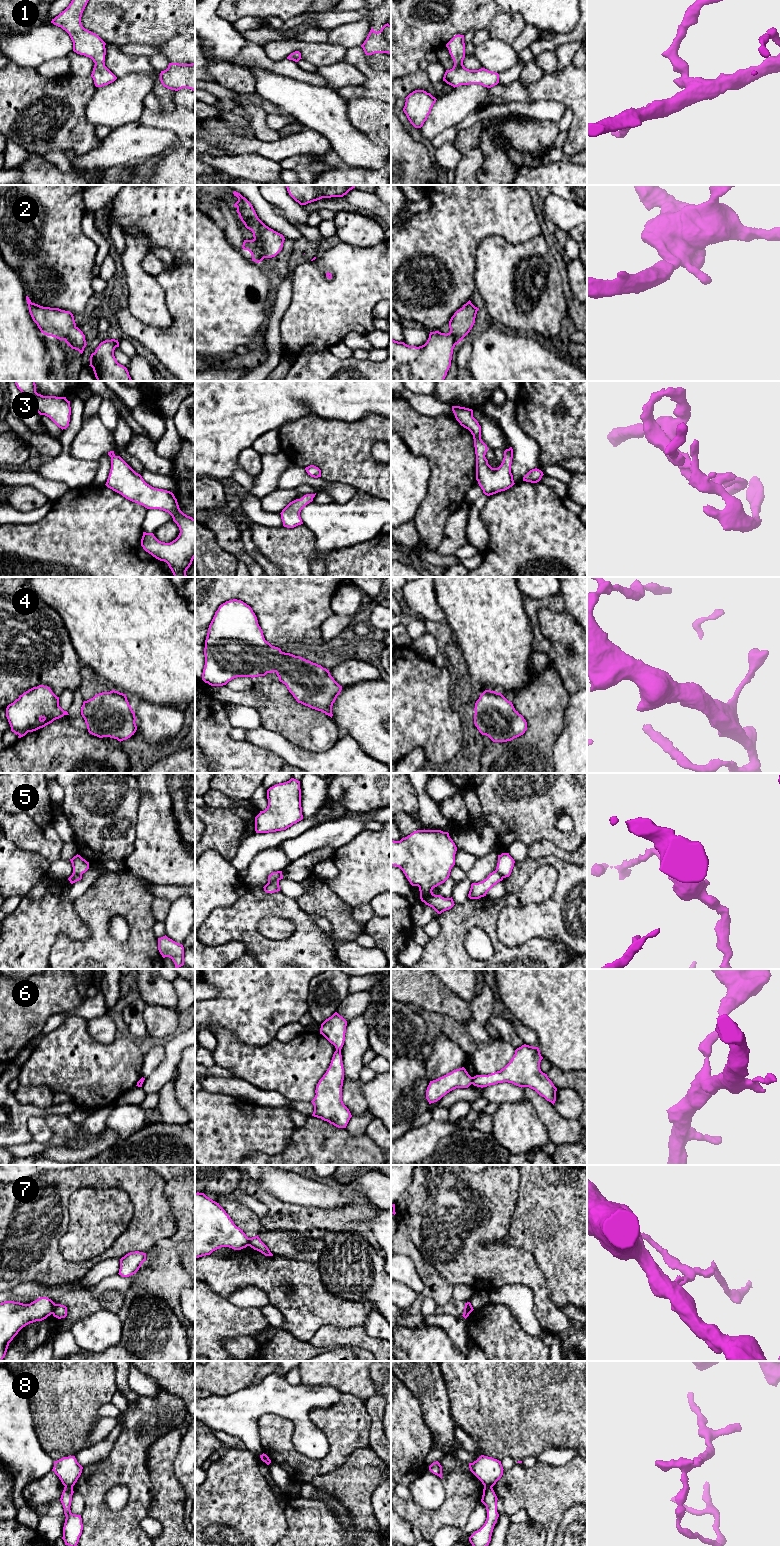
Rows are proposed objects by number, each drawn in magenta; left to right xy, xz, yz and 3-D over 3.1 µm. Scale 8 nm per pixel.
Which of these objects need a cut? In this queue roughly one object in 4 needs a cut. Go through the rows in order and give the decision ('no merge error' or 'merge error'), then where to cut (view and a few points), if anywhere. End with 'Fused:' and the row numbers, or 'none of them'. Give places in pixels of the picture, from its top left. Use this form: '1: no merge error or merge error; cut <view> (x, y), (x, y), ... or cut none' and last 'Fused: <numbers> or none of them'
1: no merge error; cut none
2: no merge error; cut none
3: no merge error; cut none
4: no merge error; cut none
5: merge error; cut xz (278, 879), (268, 882)
6: merge error; cut yz (471, 1077), (472, 1083)
7: merge error; cut xy (55, 1304), (51, 1313)
8: merge error; cut xy (65, 1485), (72, 1487)
Fused: 5, 6, 7, 8

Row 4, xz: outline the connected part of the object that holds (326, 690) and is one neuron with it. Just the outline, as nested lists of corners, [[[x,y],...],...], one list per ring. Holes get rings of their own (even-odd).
[[[241,600],[221,604],[209,625],[205,640],[205,665],[202,680],[223,686],[237,677],[258,677],[275,672],[298,703],[321,711],[332,718],[332,706],[342,690],[329,670],[300,656],[282,652],[264,638],[252,608]]]

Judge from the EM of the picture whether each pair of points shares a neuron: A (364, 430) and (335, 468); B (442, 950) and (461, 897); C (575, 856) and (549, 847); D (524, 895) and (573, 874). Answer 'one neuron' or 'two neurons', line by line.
A: one neuron
B: two neurons
C: one neuron
D: two neurons

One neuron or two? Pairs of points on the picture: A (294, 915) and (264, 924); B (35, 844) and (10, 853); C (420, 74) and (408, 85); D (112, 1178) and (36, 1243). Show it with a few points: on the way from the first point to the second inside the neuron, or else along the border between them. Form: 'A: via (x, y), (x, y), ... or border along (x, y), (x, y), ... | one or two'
A: border along (260, 919), (277, 915), (291, 921), (296, 929) | two
B: border along (10, 840), (21, 848), (34, 851), (44, 858) | two
C: via (417, 77), (411, 82) | one
D: via (87, 1178), (76, 1178), (36, 1218) | one

